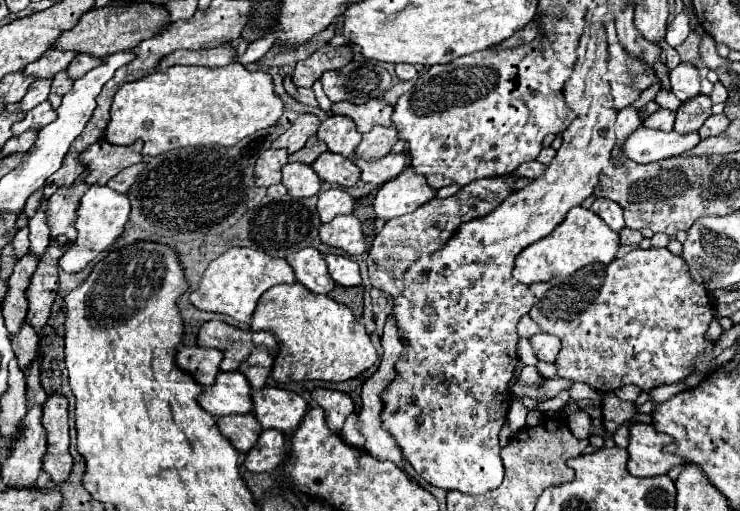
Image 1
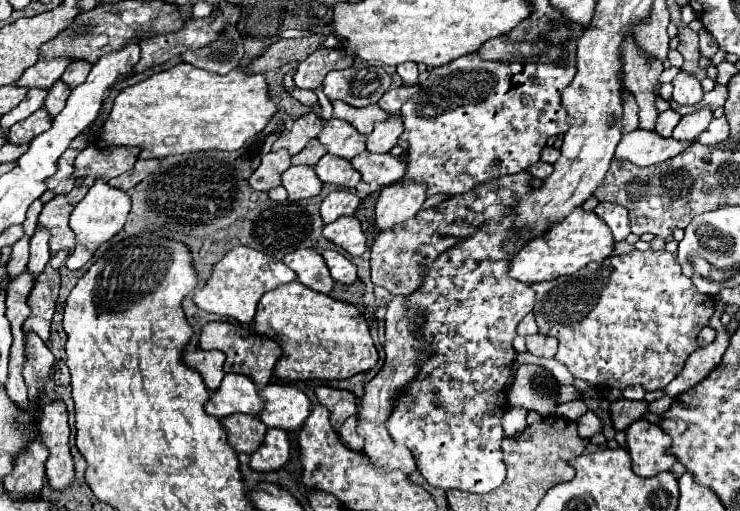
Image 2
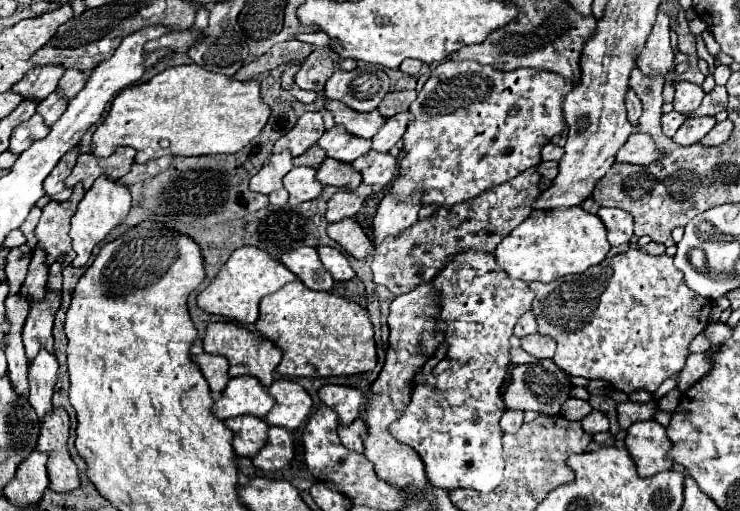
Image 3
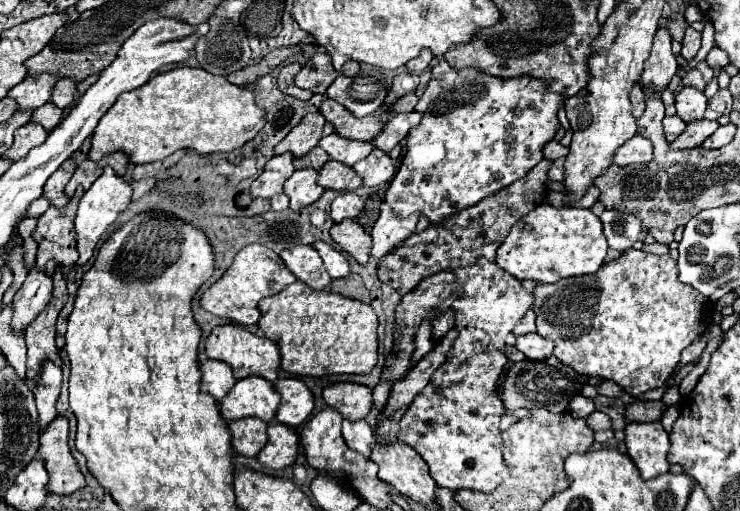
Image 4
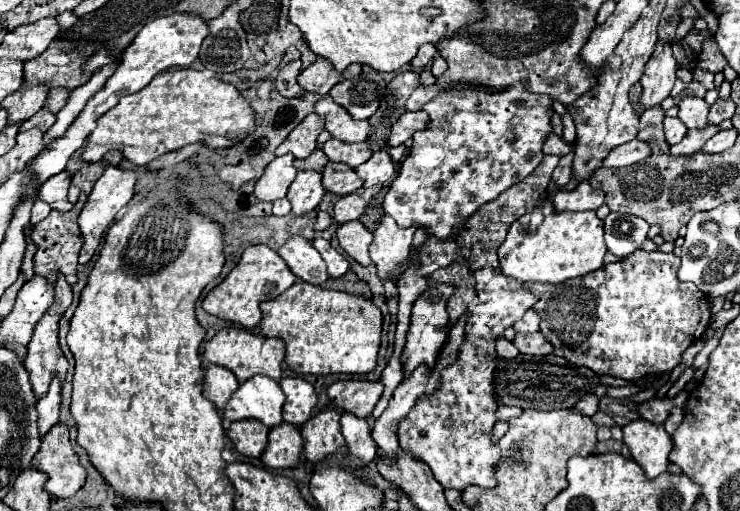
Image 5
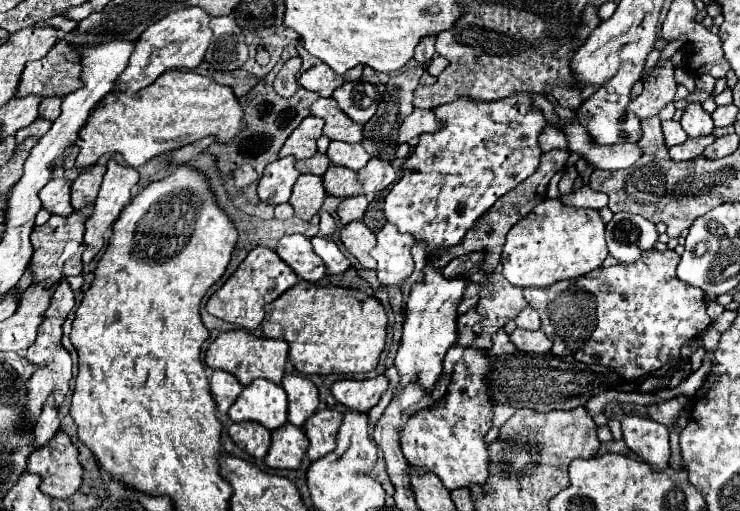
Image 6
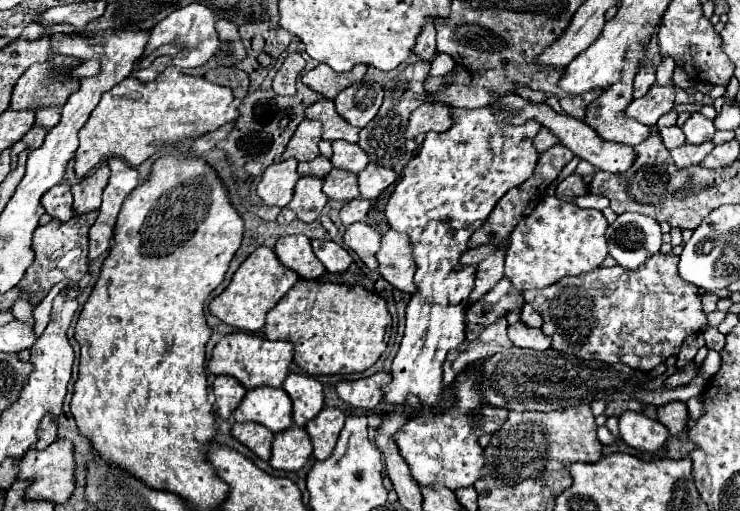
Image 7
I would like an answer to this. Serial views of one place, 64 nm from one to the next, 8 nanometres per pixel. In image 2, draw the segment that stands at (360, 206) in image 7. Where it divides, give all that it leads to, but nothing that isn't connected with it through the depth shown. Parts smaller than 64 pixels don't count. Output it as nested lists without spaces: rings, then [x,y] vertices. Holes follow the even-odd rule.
[[[334,190],[334,192],[330,192],[322,200],[322,204],[320,204],[320,216],[322,216],[324,224],[328,224],[328,222],[334,222],[336,218],[340,218],[344,214],[346,216],[354,214],[358,204],[360,204],[360,200],[352,192],[348,192],[348,190]]]

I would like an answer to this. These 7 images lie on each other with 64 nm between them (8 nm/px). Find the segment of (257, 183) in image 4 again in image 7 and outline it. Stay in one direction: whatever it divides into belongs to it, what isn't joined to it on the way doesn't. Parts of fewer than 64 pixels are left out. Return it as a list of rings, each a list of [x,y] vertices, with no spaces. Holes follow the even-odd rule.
[[[288,158],[288,160],[274,162],[264,170],[262,180],[256,188],[264,204],[284,208],[292,200],[294,184],[300,178],[300,174],[296,172],[296,164],[298,162],[294,158]]]

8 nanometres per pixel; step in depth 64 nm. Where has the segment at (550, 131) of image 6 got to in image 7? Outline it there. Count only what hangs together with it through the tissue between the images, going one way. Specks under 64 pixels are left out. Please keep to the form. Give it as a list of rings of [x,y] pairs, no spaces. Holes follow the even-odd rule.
[[[540,128],[540,132],[536,134],[536,140],[534,140],[534,144],[536,144],[536,150],[540,150],[540,152],[546,152],[548,148],[552,148],[552,146],[556,146],[556,144],[560,144],[560,140],[548,130],[548,128]]]

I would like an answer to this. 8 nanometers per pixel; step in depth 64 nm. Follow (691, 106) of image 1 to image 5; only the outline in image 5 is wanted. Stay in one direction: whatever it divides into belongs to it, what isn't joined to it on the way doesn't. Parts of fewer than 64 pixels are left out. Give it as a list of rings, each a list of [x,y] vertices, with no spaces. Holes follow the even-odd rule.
[[[708,122],[706,128],[694,128],[694,130],[688,130],[686,136],[684,136],[678,144],[670,146],[670,152],[676,154],[676,156],[686,156],[686,154],[698,152],[698,150],[706,144],[706,140],[712,138],[718,130],[720,130],[720,128],[718,128],[716,124],[710,124],[710,122]]]

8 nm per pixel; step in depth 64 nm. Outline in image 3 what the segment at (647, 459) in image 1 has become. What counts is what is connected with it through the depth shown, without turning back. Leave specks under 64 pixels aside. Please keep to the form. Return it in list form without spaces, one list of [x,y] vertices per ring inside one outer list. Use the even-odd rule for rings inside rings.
[[[656,420],[634,422],[628,428],[628,436],[624,442],[642,478],[672,468],[672,460],[666,458],[670,440],[666,436],[664,426],[660,426]]]

